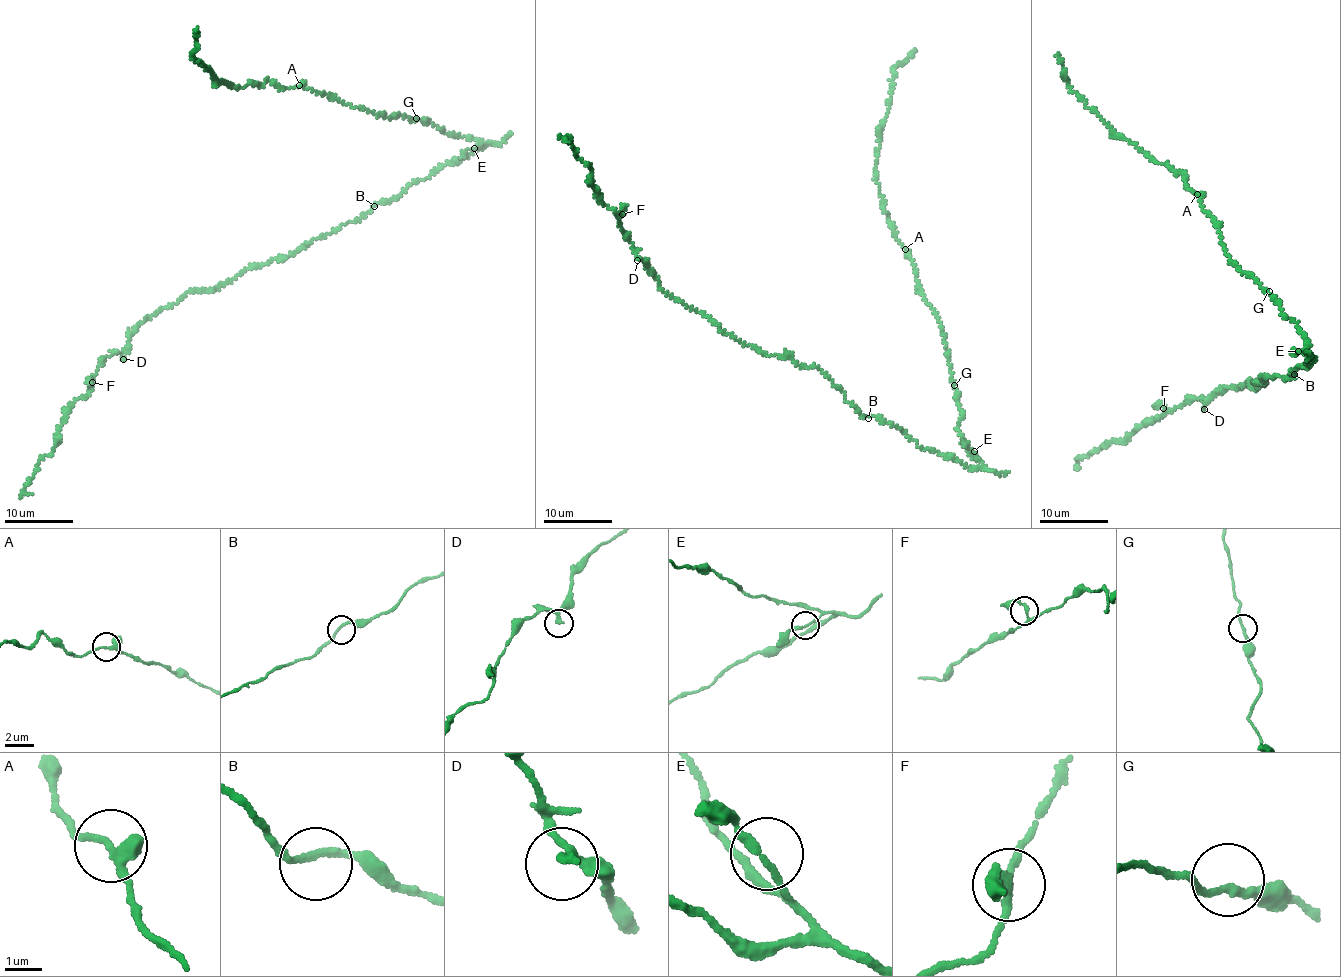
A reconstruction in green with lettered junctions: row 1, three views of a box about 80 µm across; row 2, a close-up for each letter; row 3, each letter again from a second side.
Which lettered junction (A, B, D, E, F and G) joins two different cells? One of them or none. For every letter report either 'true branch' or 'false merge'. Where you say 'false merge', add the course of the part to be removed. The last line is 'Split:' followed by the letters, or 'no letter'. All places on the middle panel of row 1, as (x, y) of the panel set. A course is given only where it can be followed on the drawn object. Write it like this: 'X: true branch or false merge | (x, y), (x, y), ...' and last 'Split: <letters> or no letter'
A: true branch
B: true branch
D: true branch
E: true branch
F: true branch
G: true branch
Split: no letter

